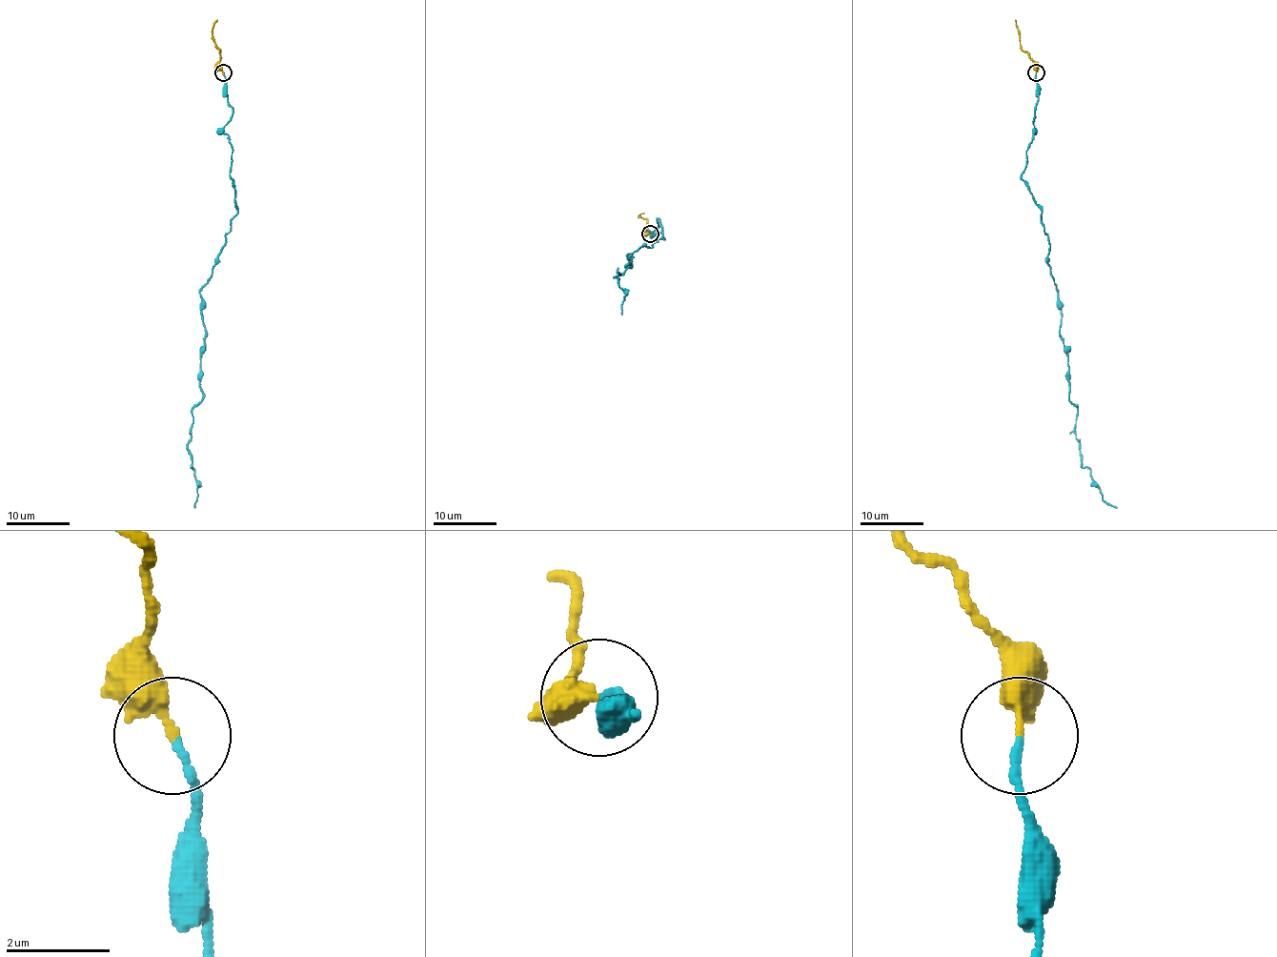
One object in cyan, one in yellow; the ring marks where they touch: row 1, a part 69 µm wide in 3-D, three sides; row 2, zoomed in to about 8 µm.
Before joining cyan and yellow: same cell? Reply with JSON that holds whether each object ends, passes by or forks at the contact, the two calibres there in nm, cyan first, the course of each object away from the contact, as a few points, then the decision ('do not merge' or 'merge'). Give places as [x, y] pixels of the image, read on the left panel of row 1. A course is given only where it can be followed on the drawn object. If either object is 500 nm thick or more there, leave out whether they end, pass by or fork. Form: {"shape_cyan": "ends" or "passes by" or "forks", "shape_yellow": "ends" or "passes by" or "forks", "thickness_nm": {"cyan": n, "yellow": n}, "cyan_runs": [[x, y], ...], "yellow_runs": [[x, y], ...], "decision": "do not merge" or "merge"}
{"shape_cyan": "ends", "shape_yellow": "ends", "thickness_nm": {"cyan": 150, "yellow": 300}, "cyan_runs": [[223, 72], [237, 214], [199, 293], [202, 398], [192, 410], [188, 442], [194, 507]], "yellow_runs": [[223, 72], [220, 50], [212, 34], [217, 20]], "decision": "merge"}

